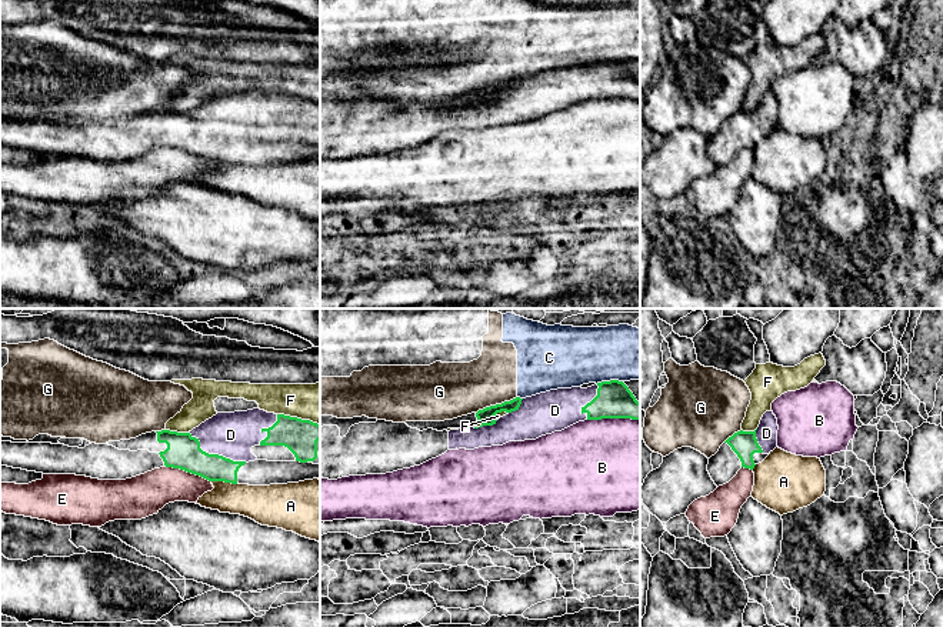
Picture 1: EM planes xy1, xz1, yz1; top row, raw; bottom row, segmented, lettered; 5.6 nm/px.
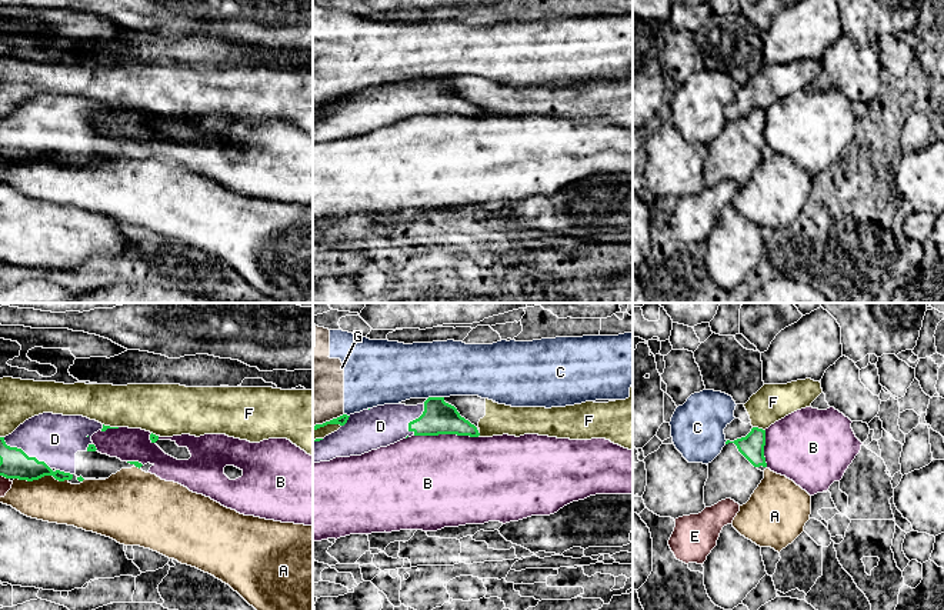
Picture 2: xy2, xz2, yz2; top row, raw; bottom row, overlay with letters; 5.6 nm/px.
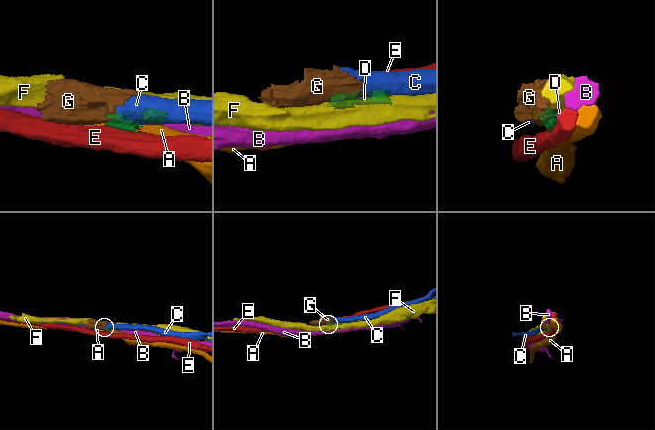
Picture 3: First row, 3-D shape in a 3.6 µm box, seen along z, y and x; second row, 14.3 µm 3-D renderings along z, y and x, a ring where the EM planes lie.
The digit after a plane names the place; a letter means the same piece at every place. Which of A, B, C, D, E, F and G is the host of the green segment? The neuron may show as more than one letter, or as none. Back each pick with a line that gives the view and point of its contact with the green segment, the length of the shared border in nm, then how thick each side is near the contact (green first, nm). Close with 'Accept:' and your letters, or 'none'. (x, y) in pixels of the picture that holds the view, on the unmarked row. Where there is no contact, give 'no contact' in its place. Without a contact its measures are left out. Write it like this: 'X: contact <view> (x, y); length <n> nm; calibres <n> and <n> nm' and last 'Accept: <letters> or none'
D: contact xy1 (216, 134); length 360 nm; calibres 200 and 260 nm
Accept: D

